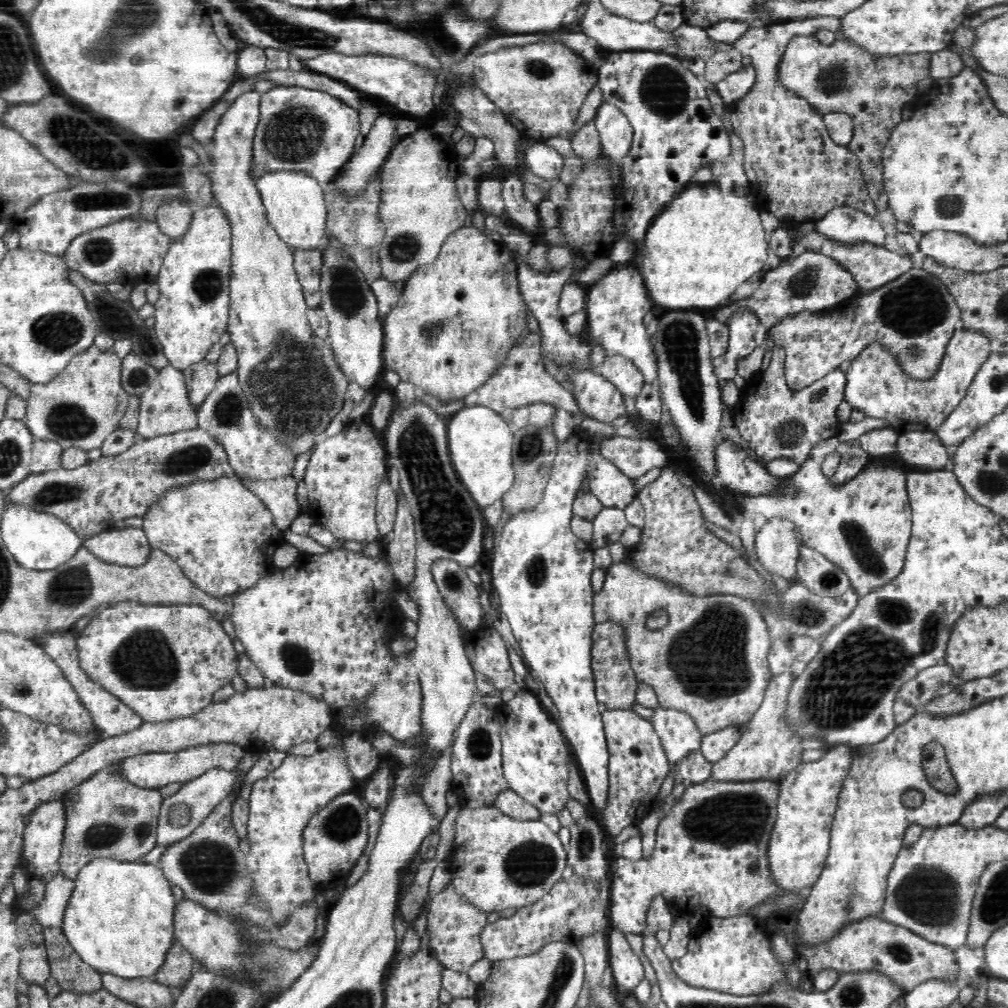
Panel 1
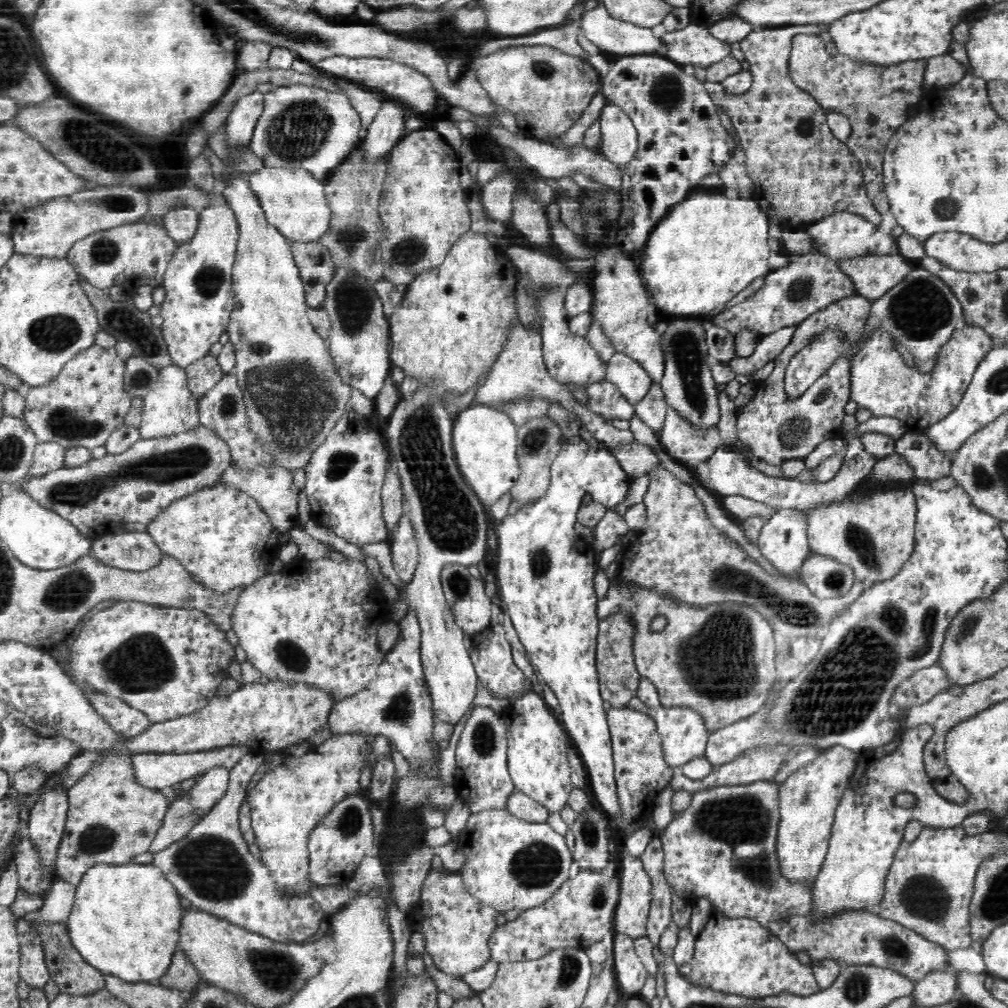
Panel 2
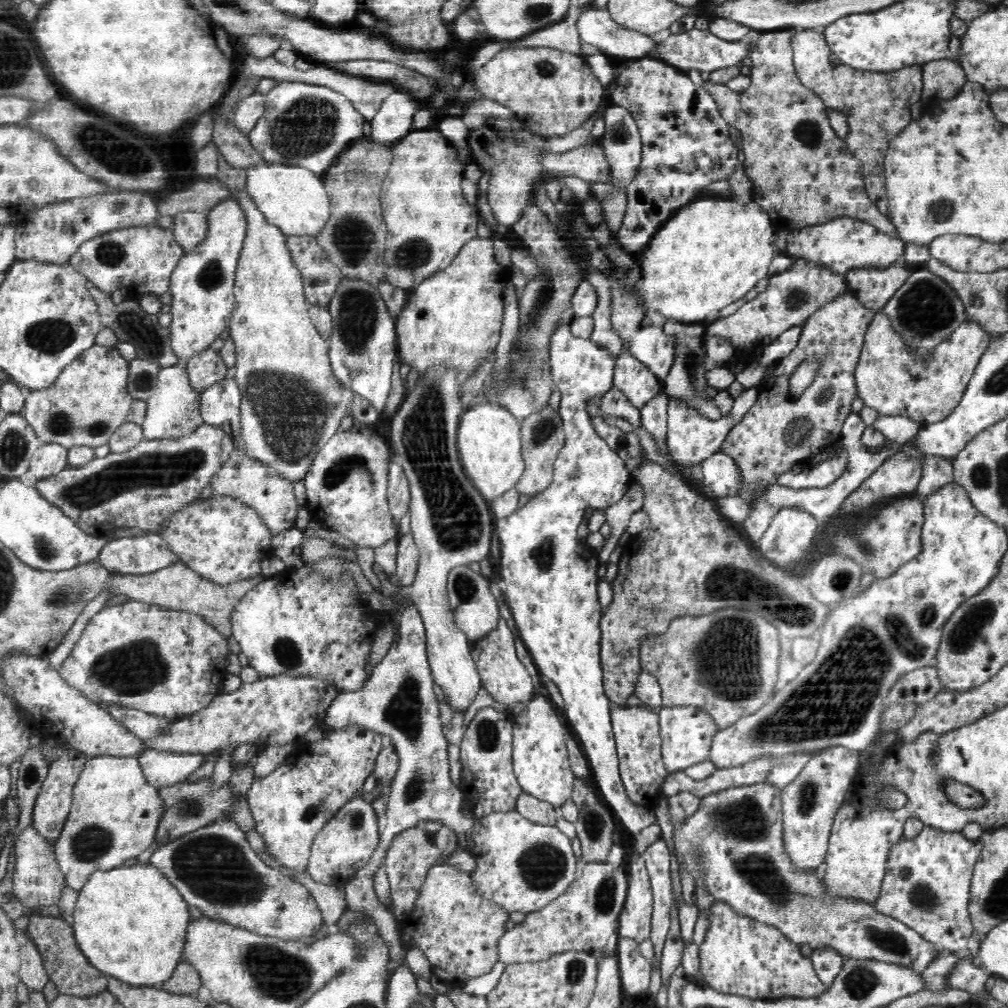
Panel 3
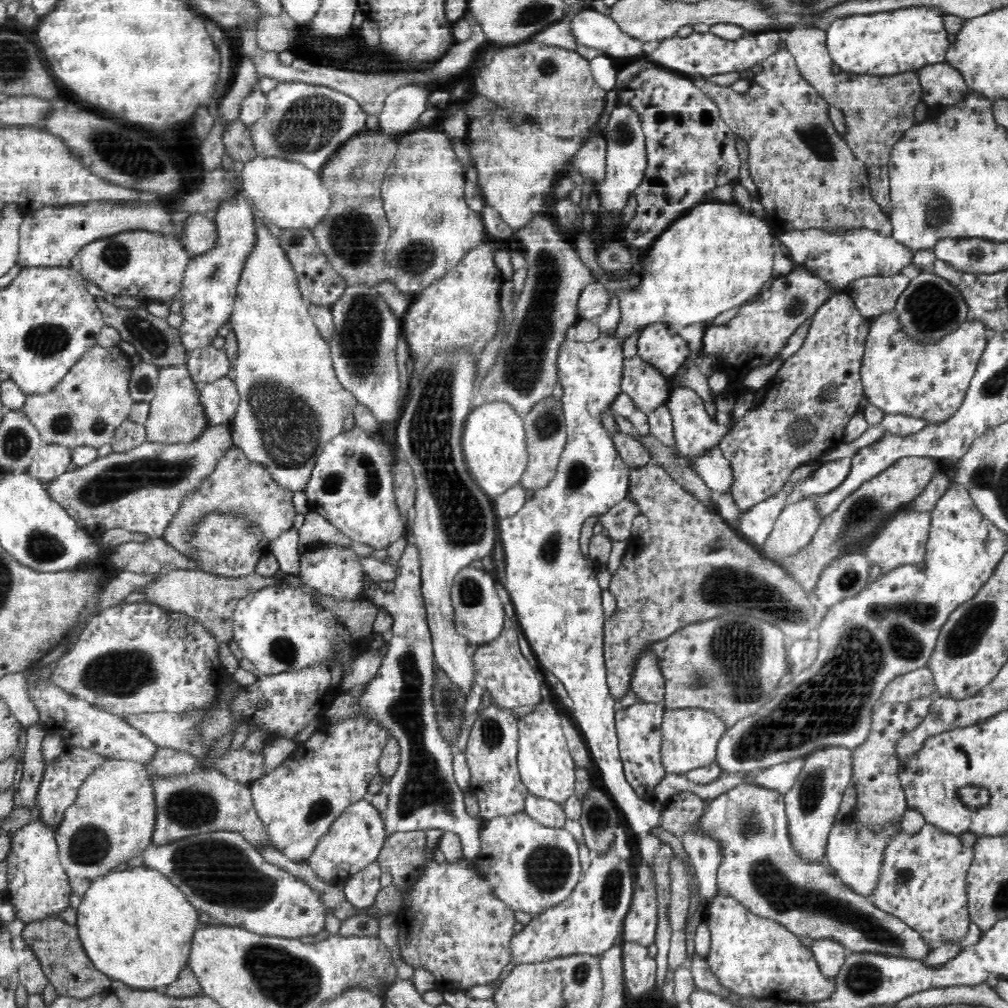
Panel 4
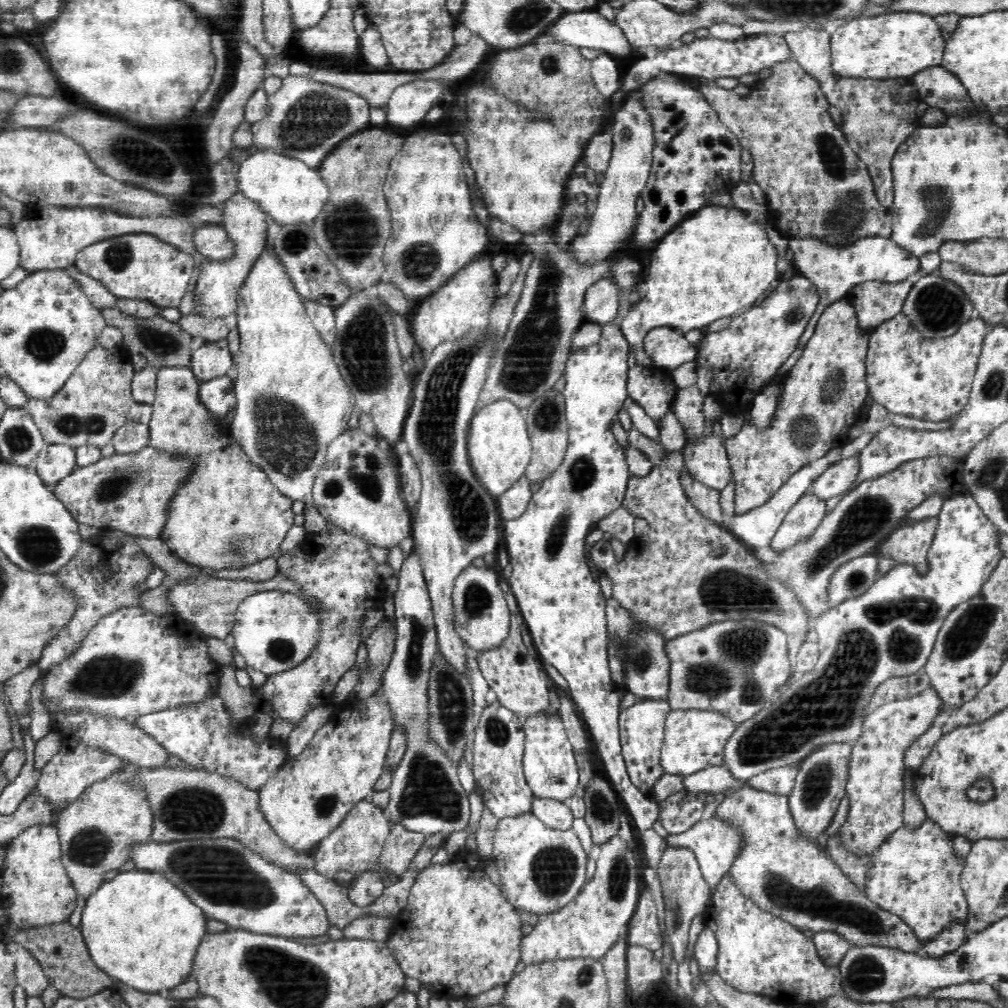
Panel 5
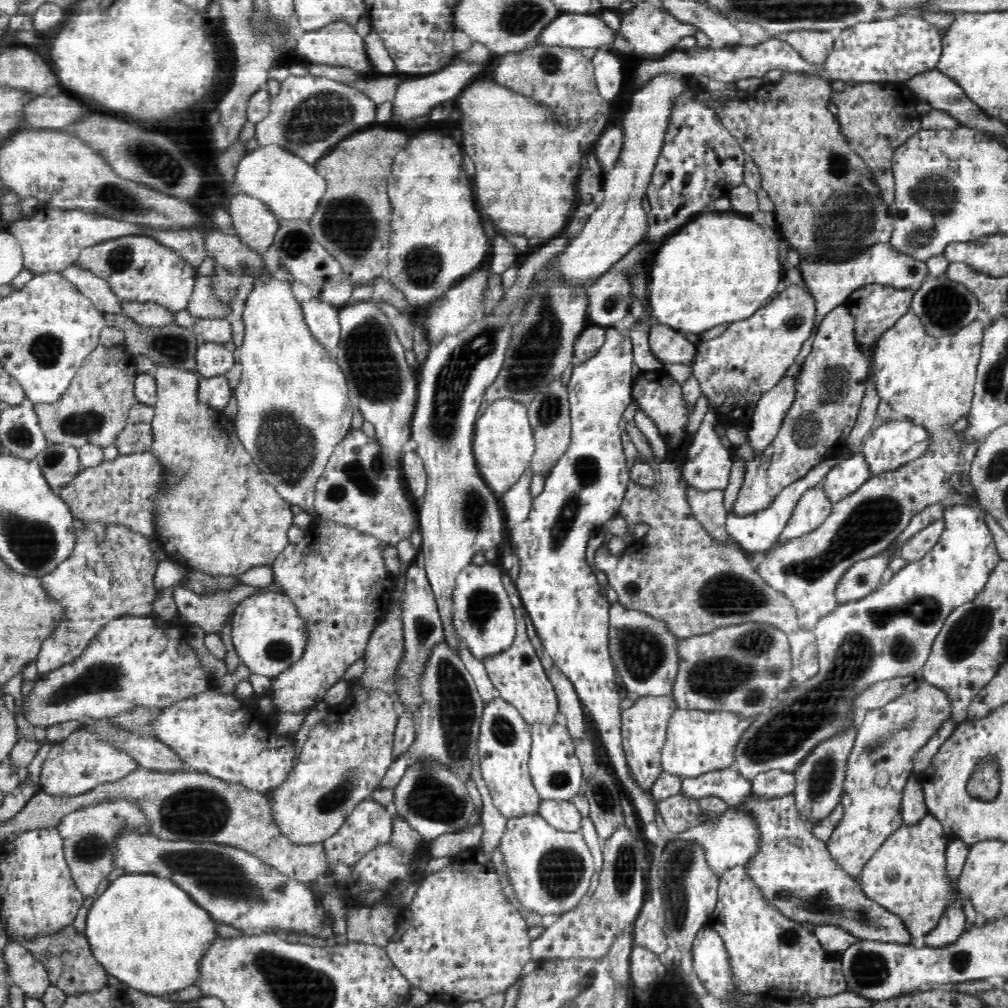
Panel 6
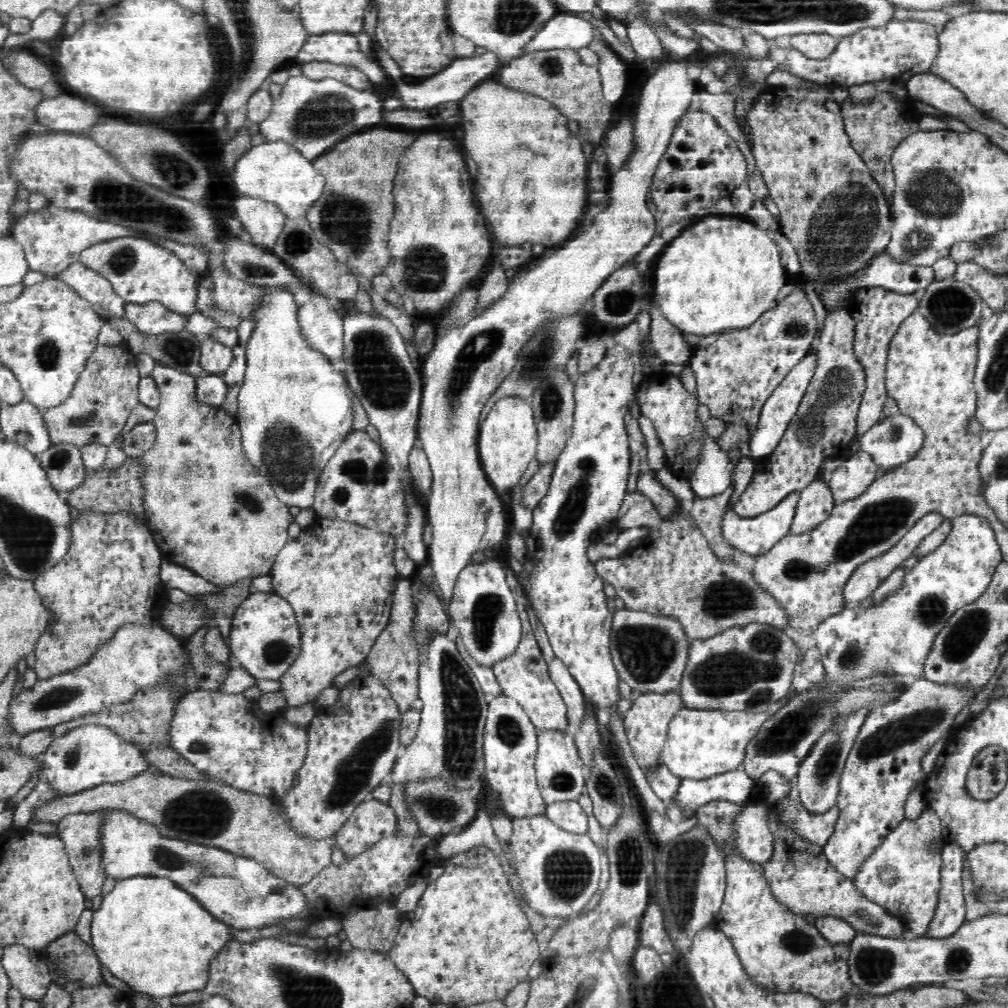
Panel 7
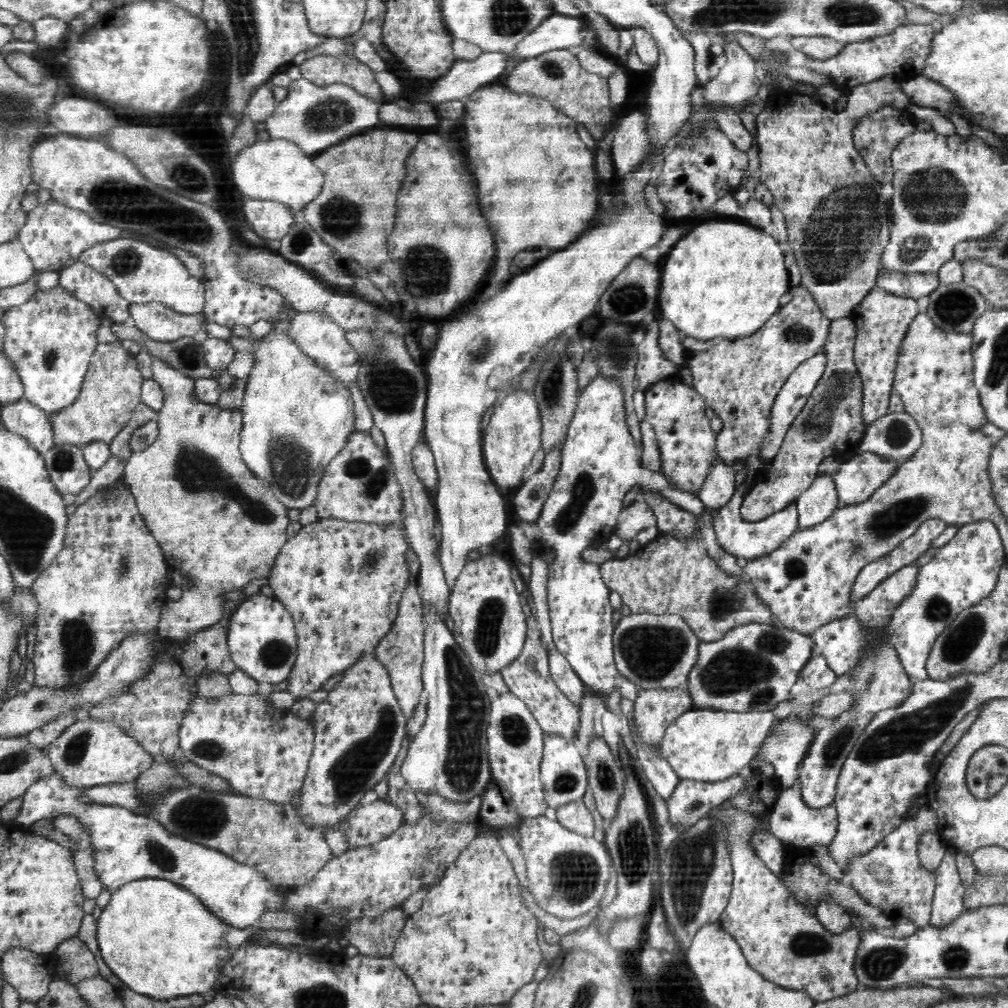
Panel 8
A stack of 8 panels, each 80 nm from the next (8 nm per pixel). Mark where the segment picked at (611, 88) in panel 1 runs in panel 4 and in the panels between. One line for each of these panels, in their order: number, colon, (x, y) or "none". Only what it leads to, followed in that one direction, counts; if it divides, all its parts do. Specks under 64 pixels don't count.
2: (680, 138)
3: (686, 145)
4: (690, 150)

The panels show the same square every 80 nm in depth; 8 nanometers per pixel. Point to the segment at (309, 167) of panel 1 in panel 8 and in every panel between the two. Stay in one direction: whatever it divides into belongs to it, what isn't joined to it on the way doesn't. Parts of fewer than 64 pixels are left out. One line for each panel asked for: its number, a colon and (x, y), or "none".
2: (306, 127)
3: (309, 125)
4: (307, 123)
5: (306, 119)
6: (310, 115)
7: (313, 115)
8: (314, 117)

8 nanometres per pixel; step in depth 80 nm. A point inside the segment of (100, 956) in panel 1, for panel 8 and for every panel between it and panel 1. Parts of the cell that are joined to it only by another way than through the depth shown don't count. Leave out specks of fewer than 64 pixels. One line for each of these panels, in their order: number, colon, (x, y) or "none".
2: (126, 921)
3: (131, 923)
4: (135, 926)
5: (139, 928)
6: (144, 930)
7: (150, 933)
8: (159, 939)

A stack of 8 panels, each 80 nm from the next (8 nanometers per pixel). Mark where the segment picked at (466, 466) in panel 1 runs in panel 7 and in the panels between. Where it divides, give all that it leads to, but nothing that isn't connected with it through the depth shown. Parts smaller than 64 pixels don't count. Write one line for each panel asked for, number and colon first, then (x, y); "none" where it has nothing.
2: (484, 439)
3: (489, 439)
4: (494, 441)
5: (500, 449)
6: (504, 445)
7: (508, 441)

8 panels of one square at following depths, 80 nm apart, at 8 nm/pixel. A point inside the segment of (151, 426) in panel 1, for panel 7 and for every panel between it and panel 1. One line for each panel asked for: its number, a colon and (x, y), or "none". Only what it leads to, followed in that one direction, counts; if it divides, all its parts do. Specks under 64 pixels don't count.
2: (178, 412)
3: (173, 413)
4: (176, 416)
5: (228, 512)
6: (216, 512)
7: (209, 509)

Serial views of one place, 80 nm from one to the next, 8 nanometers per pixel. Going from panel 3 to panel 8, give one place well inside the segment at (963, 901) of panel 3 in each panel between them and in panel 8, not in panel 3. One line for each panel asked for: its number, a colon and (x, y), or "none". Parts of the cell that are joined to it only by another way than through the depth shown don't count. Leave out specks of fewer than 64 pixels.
4: (922, 881)
5: (914, 874)
6: (907, 875)
7: (903, 874)
8: (890, 876)

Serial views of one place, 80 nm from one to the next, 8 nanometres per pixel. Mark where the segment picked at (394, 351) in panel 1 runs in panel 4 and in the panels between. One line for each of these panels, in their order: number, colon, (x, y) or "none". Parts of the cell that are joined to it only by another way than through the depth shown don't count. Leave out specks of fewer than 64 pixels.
2: (451, 325)
3: (455, 317)
4: (463, 309)

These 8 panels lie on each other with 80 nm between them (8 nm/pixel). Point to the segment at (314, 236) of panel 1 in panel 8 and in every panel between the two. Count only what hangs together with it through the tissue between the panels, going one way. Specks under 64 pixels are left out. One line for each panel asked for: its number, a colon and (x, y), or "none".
2: (294, 201)
3: (291, 197)
4: (291, 196)
5: (289, 190)
6: (292, 188)
7: (276, 172)
8: (277, 169)

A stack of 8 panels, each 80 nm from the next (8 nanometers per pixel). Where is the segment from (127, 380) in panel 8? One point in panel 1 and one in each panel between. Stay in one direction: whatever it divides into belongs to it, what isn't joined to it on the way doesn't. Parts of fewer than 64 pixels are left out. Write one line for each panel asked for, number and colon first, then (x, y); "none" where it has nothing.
1: (79, 408)
2: (86, 402)
3: (89, 400)
4: (88, 404)
5: (93, 404)
6: (95, 408)
7: (96, 411)

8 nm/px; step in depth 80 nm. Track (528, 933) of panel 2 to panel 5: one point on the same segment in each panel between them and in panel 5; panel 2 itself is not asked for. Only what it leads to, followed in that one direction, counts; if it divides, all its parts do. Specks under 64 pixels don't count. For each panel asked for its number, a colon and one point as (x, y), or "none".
3: (583, 919)
4: (591, 920)
5: (588, 927)

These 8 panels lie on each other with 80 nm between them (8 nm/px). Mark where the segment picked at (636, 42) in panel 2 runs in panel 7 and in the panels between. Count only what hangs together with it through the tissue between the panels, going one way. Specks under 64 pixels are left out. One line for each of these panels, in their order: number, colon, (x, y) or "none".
3: (596, 26)
4: (594, 29)
5: (587, 28)
6: (579, 30)
7: (565, 29)

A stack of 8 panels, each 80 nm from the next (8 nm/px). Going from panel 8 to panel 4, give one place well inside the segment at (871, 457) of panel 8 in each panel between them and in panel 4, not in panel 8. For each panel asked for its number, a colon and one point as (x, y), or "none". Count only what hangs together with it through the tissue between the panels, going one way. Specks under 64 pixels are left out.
4: (829, 476)
5: (840, 477)
6: (852, 471)
7: (851, 479)

